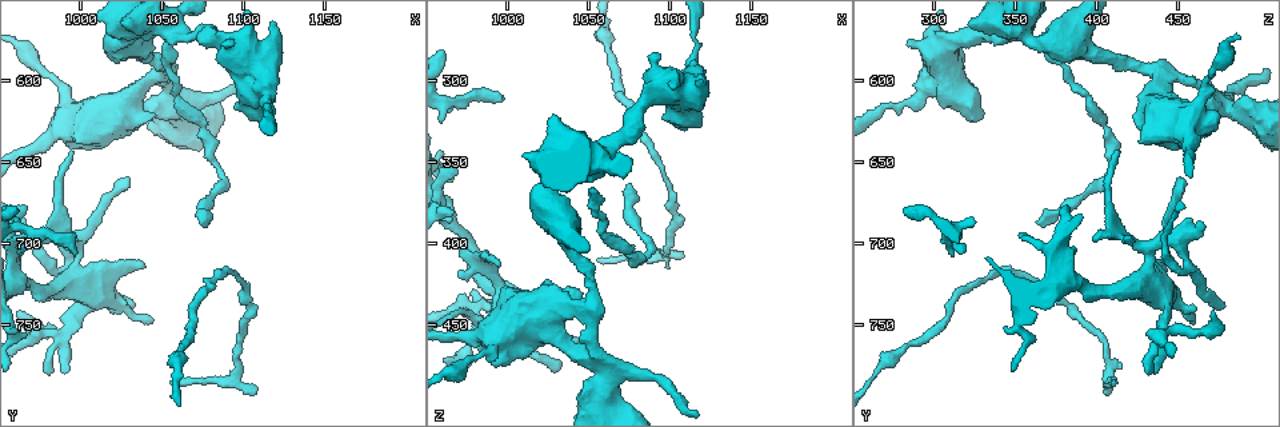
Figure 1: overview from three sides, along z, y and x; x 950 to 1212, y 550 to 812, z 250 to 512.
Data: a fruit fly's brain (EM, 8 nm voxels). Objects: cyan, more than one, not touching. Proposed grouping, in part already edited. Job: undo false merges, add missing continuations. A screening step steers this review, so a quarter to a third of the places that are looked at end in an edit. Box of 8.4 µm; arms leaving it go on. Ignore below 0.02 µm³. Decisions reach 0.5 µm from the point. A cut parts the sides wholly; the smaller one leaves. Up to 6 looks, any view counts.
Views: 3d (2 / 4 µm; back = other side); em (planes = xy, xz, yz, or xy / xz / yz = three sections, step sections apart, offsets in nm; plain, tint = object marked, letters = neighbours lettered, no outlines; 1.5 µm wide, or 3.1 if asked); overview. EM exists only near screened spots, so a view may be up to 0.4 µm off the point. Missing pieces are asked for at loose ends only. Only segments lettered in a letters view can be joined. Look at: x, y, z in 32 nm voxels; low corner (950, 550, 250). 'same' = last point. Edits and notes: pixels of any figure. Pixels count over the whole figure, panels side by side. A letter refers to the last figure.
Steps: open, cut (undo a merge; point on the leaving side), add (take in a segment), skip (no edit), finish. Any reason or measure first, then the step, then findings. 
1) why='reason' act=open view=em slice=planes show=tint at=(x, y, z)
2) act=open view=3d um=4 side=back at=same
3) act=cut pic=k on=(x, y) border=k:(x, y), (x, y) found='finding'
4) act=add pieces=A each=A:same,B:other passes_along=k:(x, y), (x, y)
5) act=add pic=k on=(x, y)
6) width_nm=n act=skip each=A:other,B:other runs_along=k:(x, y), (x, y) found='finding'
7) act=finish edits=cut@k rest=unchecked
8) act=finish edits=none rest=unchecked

why='an open end' act=open view=em slice=planes show=letters at=(1052, 576, 368)

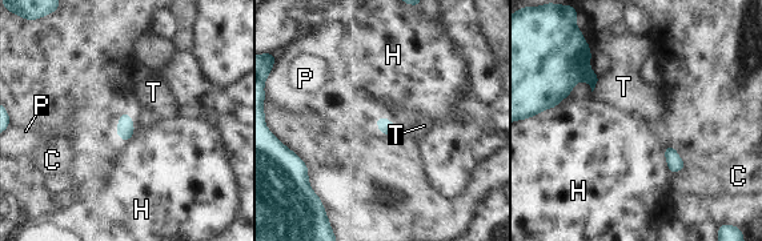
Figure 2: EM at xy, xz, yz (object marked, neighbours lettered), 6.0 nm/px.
width_nm=90 act=skip each=C:other,H:other,P:other,T:other border=2:(600, 79), (592, 91) found='no lettered segment goes on from it'

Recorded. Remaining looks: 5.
act=open view=em slice=xy step=8 show=tint at=(1076, 626, 404)

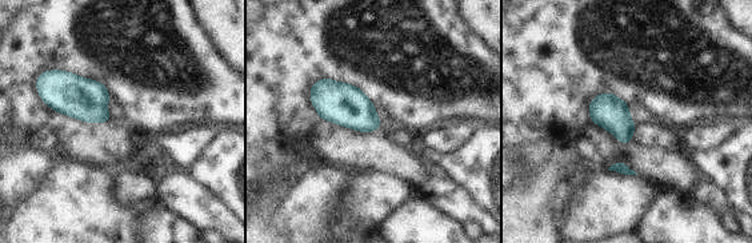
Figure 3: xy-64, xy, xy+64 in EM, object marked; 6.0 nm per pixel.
act=open view=em slice=planes show=tint at=same

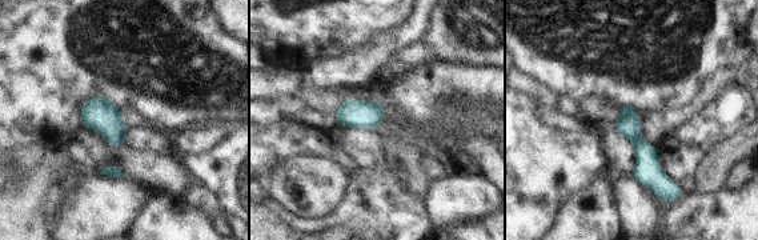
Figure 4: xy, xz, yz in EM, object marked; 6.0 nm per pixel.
why='what lies round it' act=open view=em slice=planes show=letters at=same

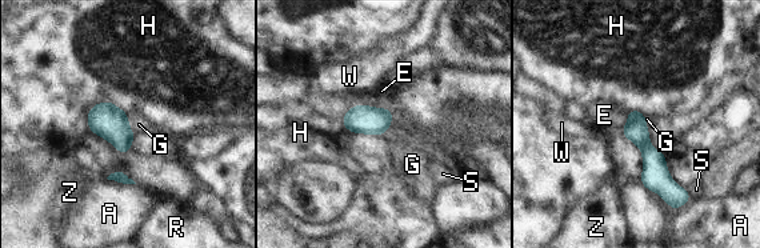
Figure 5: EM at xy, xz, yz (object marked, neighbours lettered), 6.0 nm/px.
act=skip each=A:other,E:other,G:other,H:other,R:other,S:other,W:other,Z:other border=5:(394, 114), (390, 127), (383, 134) found='continuous, no second cell'

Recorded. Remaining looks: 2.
why='free end' act=open view=em slice=xz step=4 show=letters at=(1072, 688, 364)

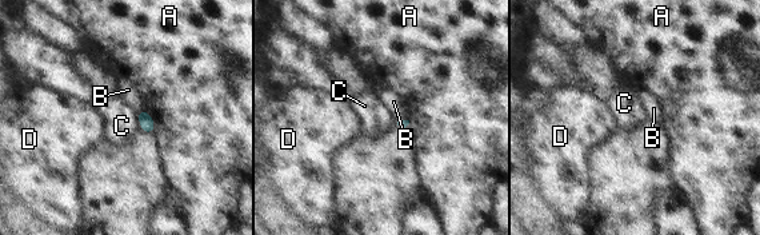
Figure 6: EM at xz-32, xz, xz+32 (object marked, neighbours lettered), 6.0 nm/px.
act=open view=em slice=planes show=letters at=same

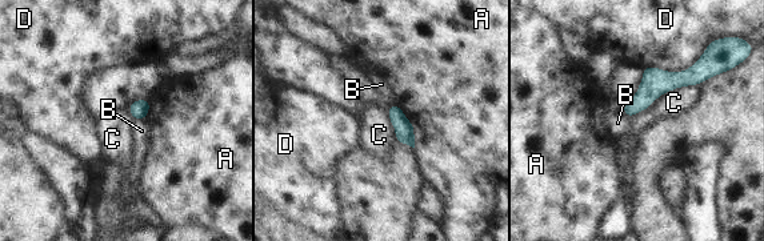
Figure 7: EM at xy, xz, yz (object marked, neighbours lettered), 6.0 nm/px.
act=skip each=A:other,B:other,C:other,D:other border=7:(696, 84), (666, 91), (627, 116) found='no lettered segment goes on from it'

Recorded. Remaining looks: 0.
act=finish edits=none rest=unchecked

